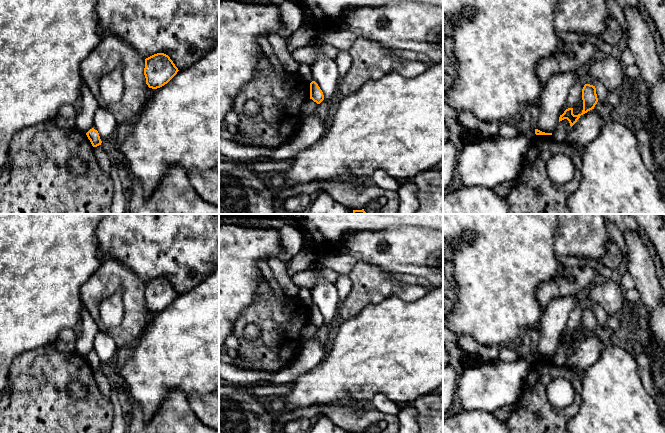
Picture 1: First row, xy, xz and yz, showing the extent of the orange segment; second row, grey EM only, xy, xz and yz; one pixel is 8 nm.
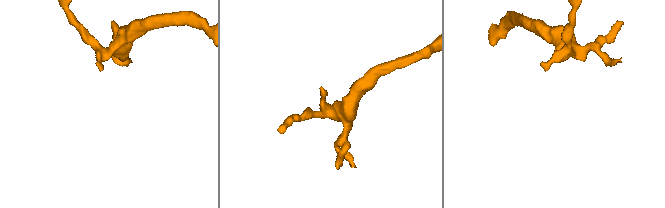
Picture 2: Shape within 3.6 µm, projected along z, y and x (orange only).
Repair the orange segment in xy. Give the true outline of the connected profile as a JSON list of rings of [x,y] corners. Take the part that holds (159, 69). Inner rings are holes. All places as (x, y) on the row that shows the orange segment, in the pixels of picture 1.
[[[157,53],[145,59],[144,75],[149,88],[164,86],[178,71],[170,57],[164,53]]]

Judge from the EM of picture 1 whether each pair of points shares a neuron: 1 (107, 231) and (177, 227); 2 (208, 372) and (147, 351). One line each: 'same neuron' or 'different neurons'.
1: same neuron
2: same neuron

